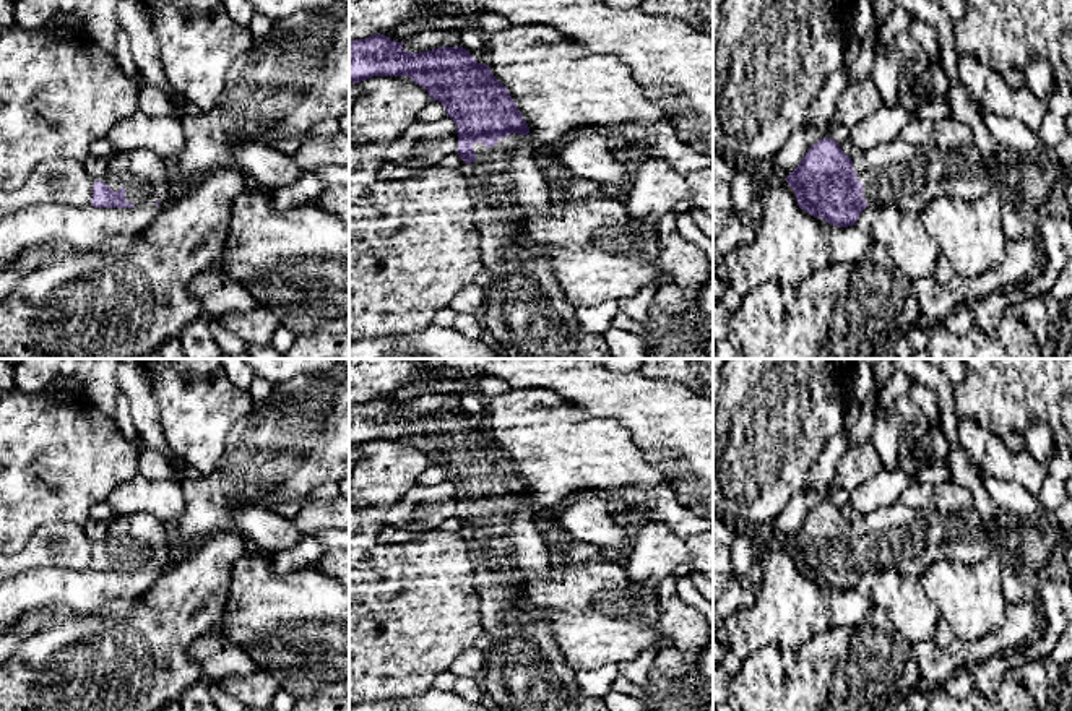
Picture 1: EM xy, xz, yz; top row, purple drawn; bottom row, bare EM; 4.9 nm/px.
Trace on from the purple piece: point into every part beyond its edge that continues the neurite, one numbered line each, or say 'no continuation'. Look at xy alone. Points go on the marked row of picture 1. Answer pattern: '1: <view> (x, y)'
1: xy (146, 177)

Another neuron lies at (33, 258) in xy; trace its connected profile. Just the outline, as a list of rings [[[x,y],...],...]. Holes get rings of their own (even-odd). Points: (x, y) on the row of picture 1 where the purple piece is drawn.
[[[34,247],[26,250],[16,265],[0,273],[0,304],[29,273],[34,273],[55,258],[67,258],[71,255],[75,255],[75,252],[65,247]]]

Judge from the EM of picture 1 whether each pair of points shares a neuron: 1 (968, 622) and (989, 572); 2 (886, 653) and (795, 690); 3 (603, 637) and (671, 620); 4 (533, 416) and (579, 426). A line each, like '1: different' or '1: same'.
1: same
2: same
3: different
4: same

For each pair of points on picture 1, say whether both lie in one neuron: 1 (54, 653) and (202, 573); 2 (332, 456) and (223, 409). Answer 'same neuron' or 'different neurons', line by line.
1: same neuron
2: different neurons

